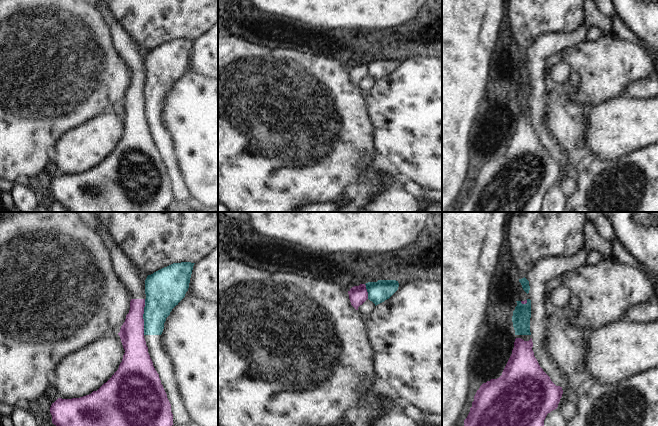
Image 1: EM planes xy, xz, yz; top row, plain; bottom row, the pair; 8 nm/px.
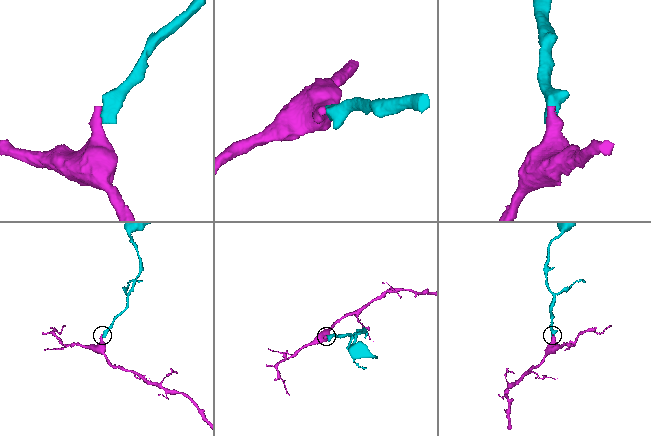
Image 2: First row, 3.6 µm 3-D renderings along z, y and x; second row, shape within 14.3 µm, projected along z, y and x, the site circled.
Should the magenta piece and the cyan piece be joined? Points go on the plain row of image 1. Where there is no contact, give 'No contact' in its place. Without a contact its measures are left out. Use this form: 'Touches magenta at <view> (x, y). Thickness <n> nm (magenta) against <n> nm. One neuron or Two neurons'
Touches magenta at xy (142, 93). Thickness 190 nm (magenta) against 280 nm. Two neurons.

